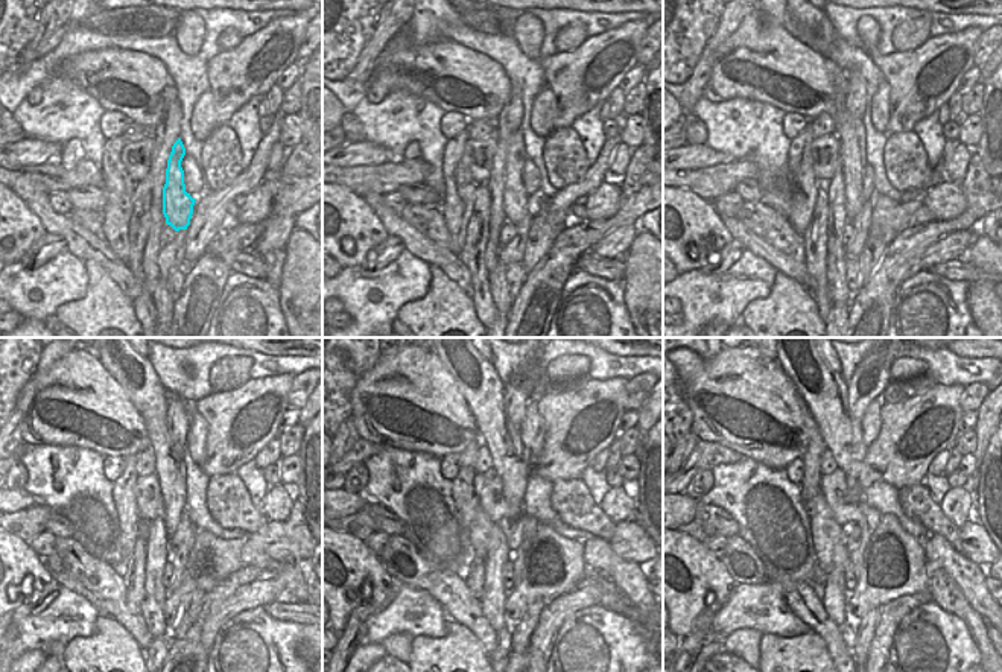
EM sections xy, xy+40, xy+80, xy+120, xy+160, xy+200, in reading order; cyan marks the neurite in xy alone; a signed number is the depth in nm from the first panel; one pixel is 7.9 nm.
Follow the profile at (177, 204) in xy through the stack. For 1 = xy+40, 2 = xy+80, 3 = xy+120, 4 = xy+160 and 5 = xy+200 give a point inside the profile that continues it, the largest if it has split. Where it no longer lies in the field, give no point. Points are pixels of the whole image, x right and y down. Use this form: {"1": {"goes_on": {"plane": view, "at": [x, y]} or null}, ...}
{"1": {"goes_on": {"plane": "xy+40", "at": [517, 204]}}, "2": {"goes_on": {"plane": "xy+80", "at": [850, 131]}}, "3": {"goes_on": {"plane": "xy+120", "at": [134, 373]}}, "4": {"goes_on": {"plane": "xy+160", "at": [476, 377]}}, "5": {"goes_on": {"plane": "xy+200", "at": [823, 389]}}}

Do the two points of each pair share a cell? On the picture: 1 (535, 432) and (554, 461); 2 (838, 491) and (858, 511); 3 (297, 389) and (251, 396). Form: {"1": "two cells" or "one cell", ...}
{"1": "two cells", "2": "one cell", "3": "two cells"}

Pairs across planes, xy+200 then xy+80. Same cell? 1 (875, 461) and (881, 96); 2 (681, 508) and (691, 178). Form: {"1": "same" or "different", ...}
{"1": "different", "2": "different"}

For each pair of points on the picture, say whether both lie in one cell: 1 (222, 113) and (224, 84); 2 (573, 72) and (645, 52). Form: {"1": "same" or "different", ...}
{"1": "same", "2": "different"}

